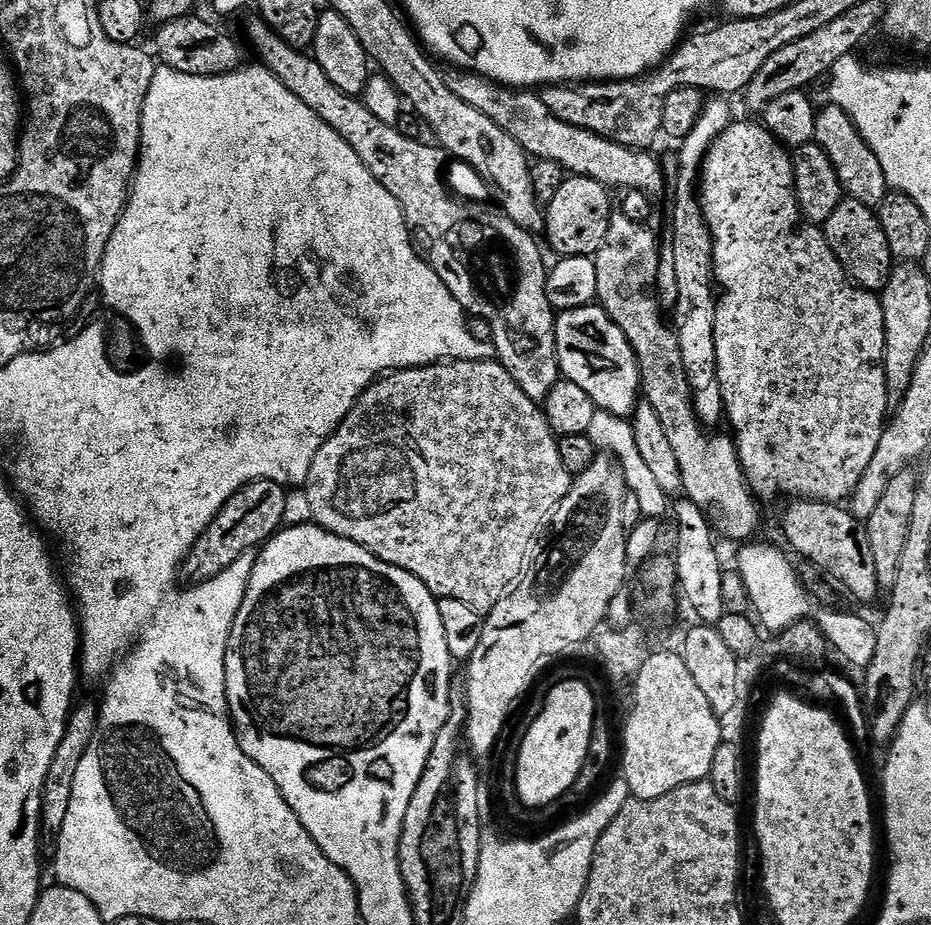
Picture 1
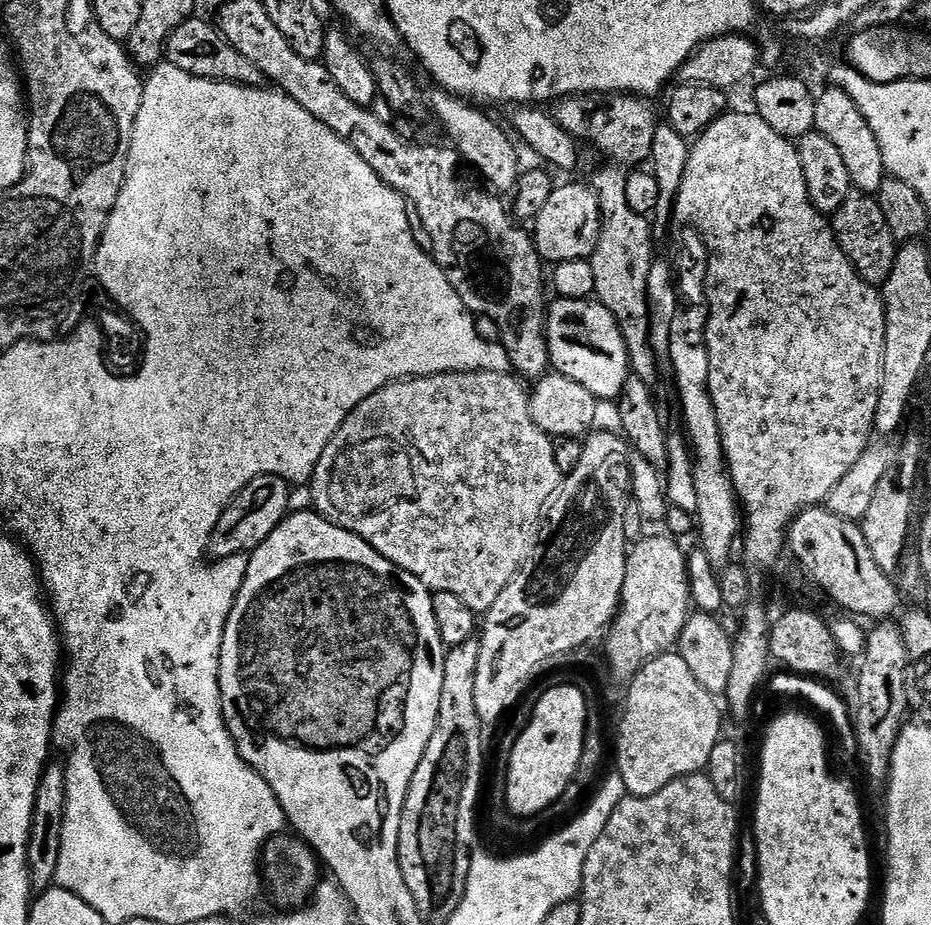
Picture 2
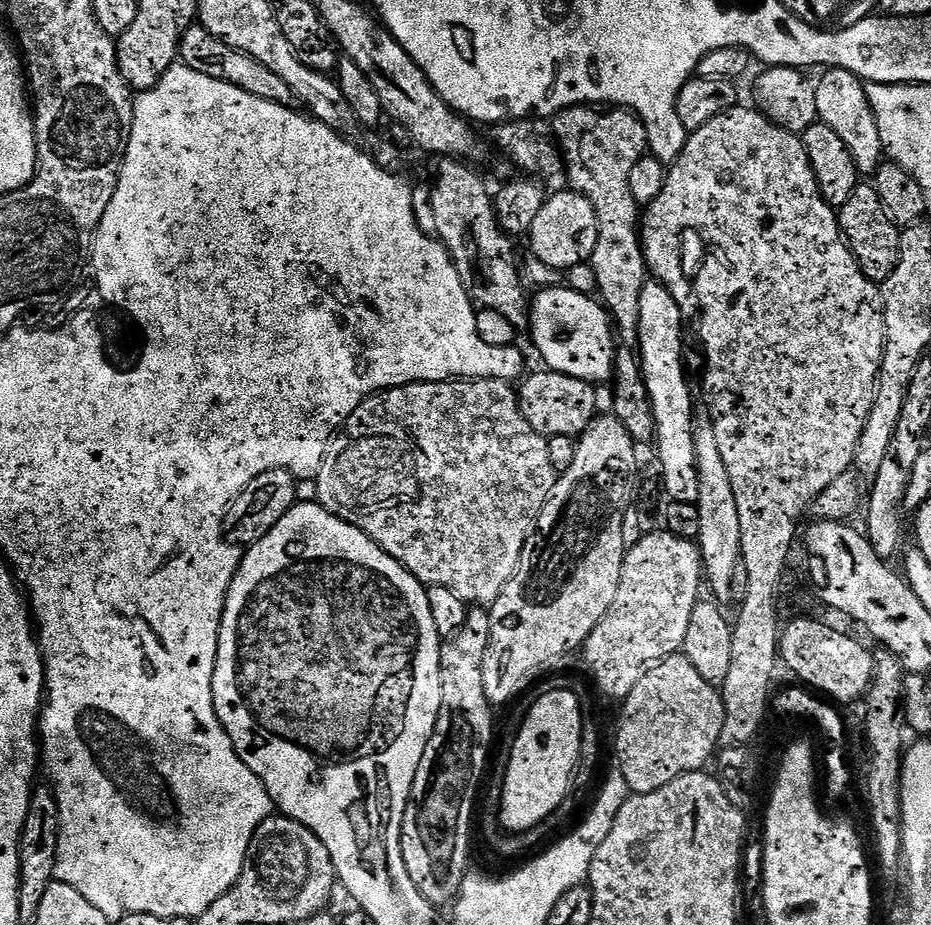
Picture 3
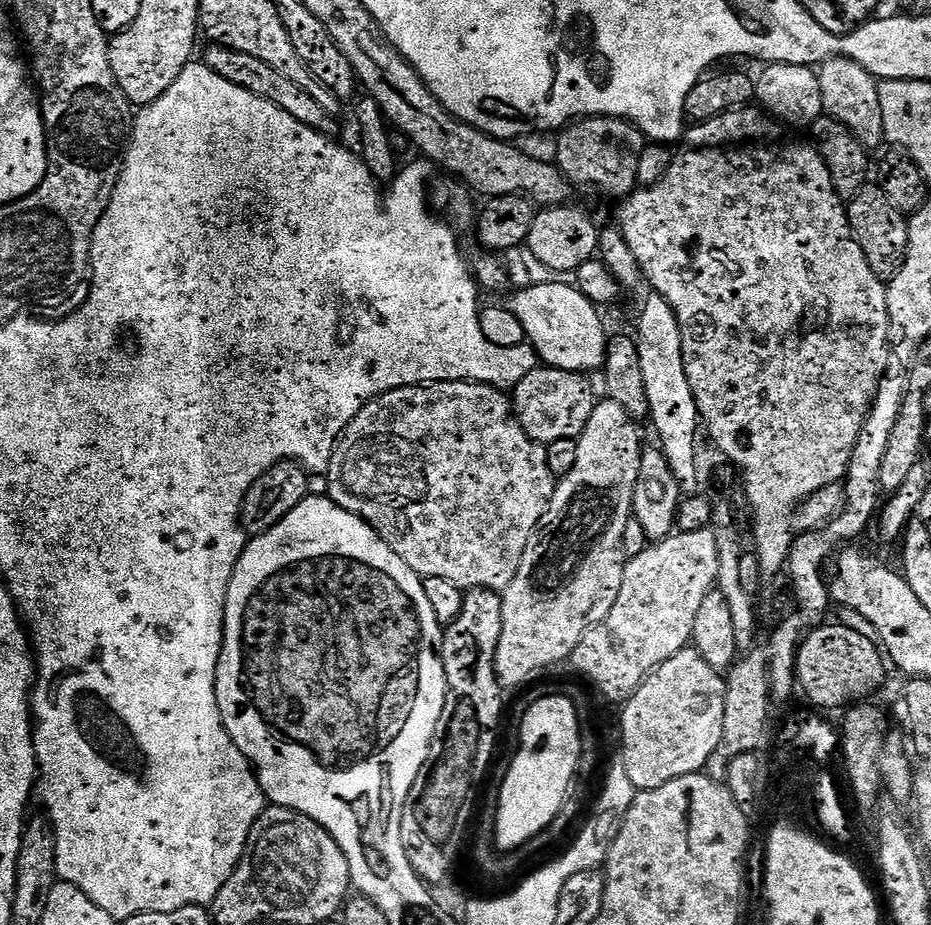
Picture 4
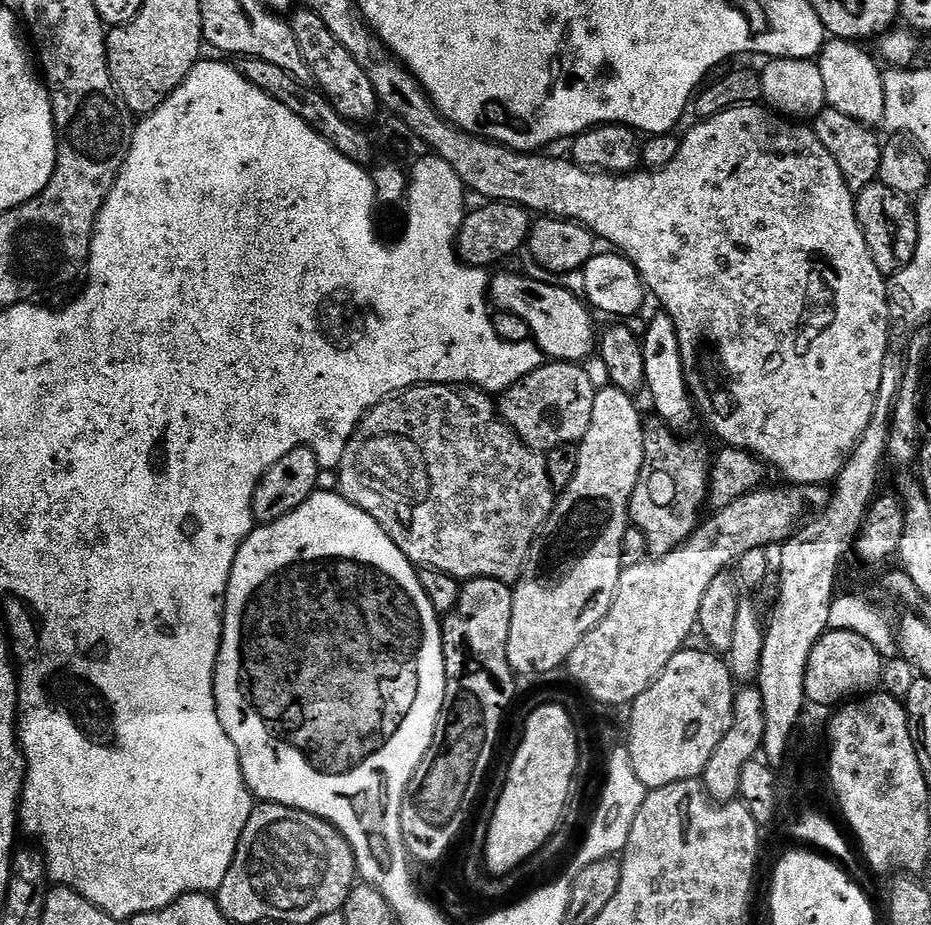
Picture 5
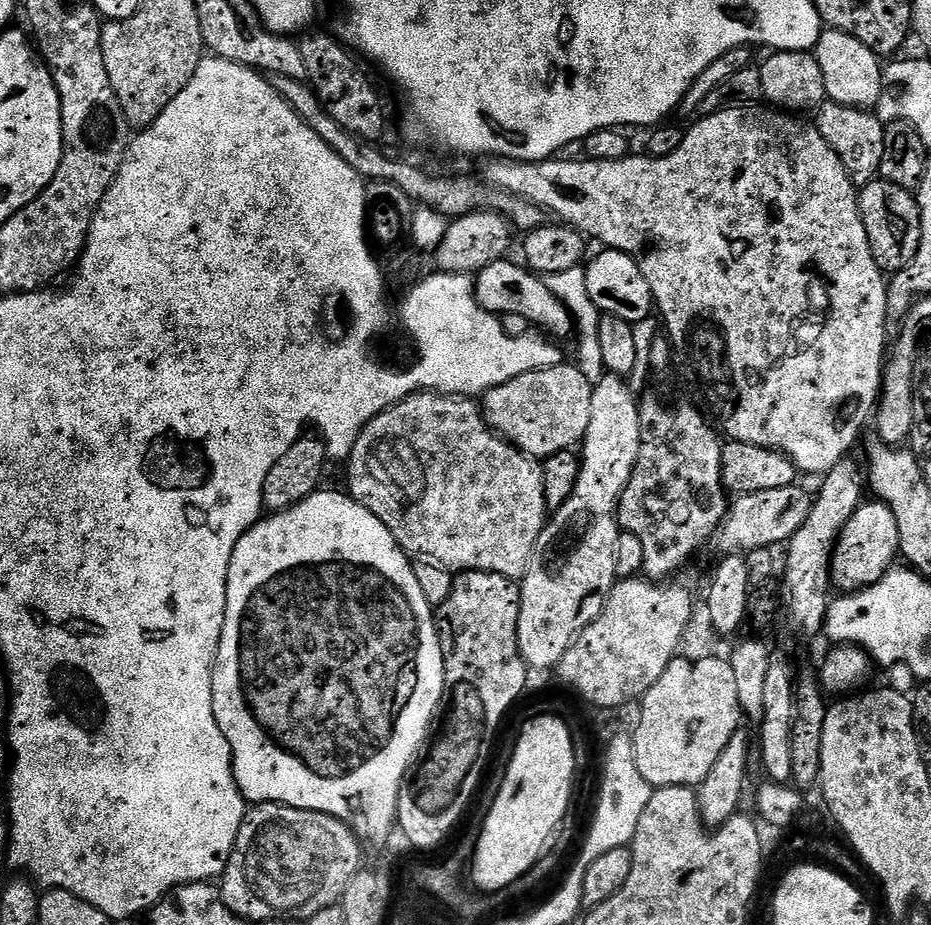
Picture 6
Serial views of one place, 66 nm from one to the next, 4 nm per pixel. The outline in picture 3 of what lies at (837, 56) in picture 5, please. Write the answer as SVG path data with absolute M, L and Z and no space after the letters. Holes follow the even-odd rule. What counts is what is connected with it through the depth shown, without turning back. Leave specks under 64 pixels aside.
M841 68L827 69L821 76L824 77L815 81L816 101L818 102L816 115L819 123L830 126L830 130L835 130L841 135L842 142L846 142L846 148L850 150L861 177L875 177L885 155L878 134L878 122L874 118L874 110L868 101L868 89L865 81L850 74L850 70Z

